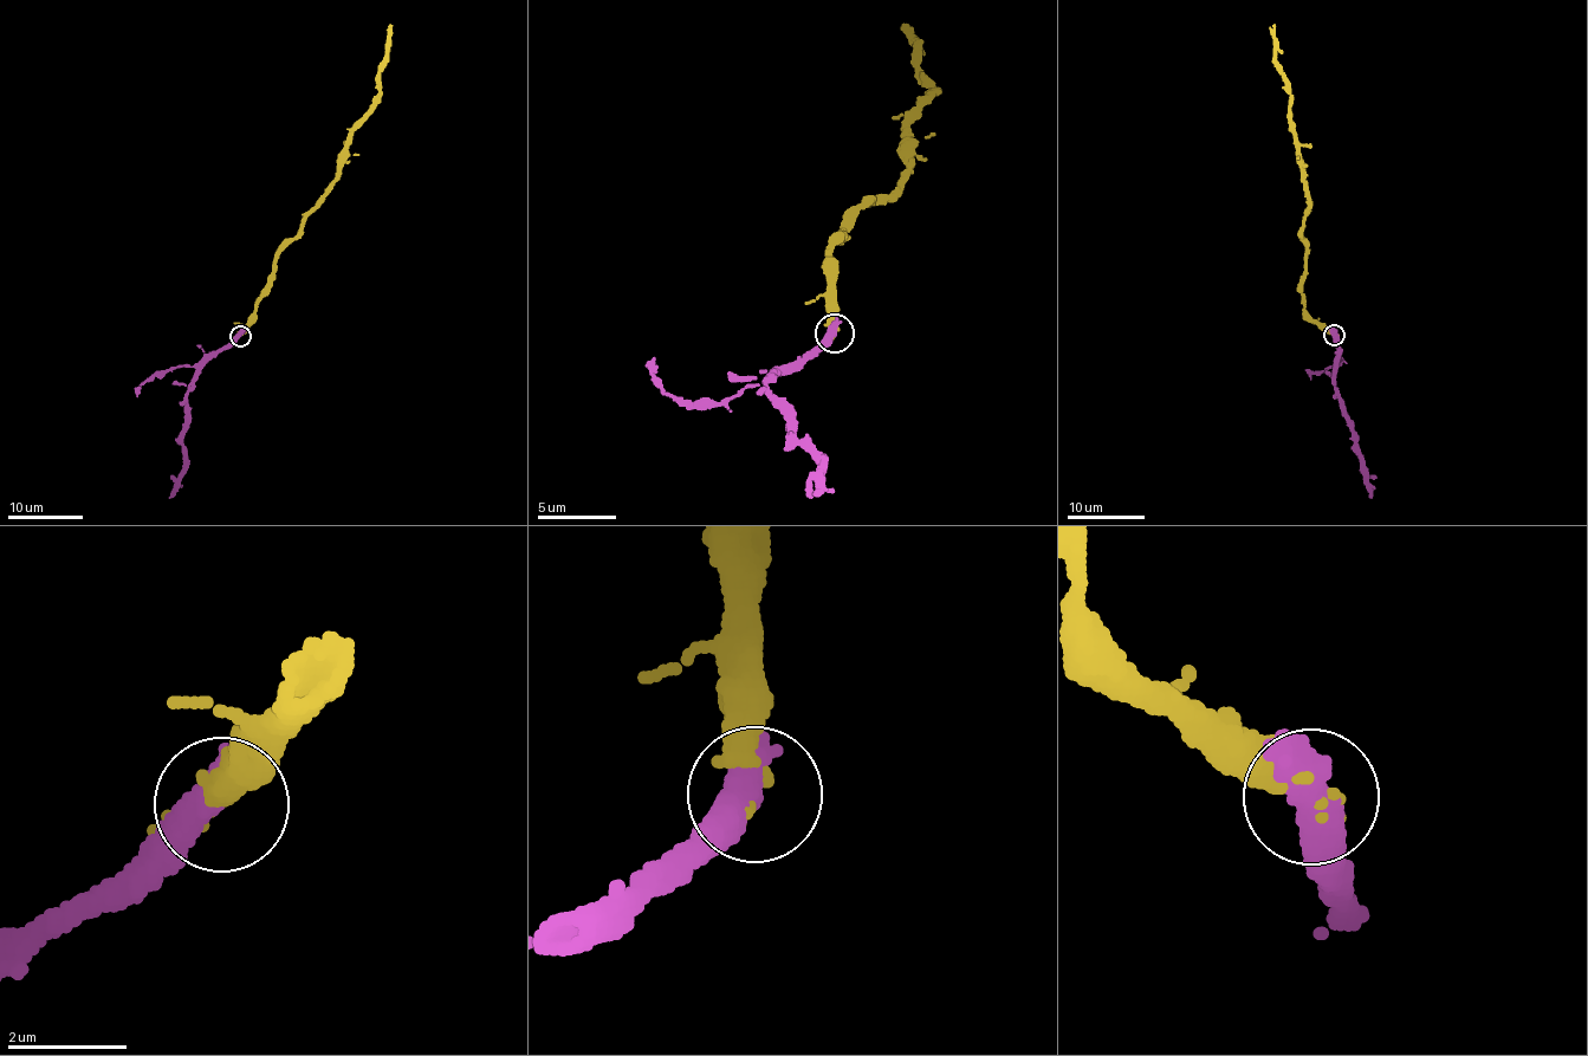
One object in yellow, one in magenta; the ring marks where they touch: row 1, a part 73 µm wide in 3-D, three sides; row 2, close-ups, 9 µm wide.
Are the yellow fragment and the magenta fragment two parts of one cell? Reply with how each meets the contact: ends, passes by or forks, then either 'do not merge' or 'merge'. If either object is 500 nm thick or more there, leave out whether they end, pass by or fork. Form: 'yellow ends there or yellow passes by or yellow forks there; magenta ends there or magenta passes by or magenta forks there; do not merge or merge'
yellow passes by; magenta passes by; merge

